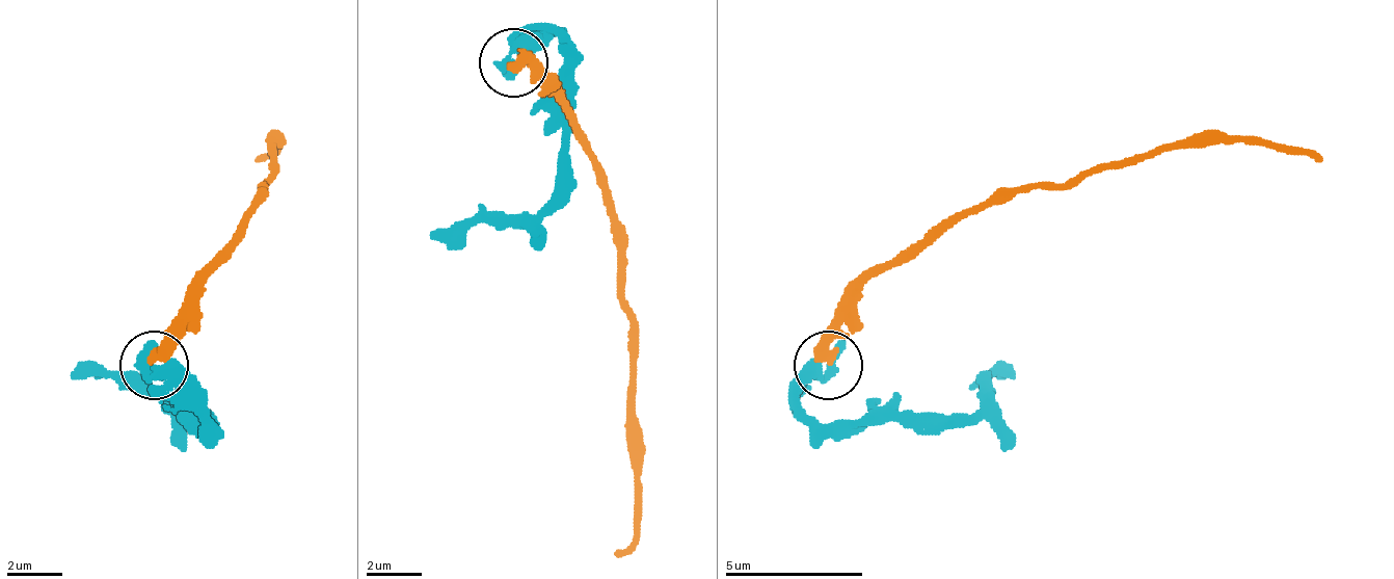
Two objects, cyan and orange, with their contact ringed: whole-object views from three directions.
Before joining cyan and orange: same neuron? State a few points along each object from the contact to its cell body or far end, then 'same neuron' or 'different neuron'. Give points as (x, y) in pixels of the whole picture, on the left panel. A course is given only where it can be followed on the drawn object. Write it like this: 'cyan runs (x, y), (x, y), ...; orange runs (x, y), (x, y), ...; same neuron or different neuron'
cyan runs (156, 363), (190, 398), (204, 419), (169, 412), (114, 384), (73, 370); orange runs (156, 363), (169, 321), (211, 273), (260, 198), (260, 190), (273, 177), (273, 142), (273, 149), (252, 162); different neuron

